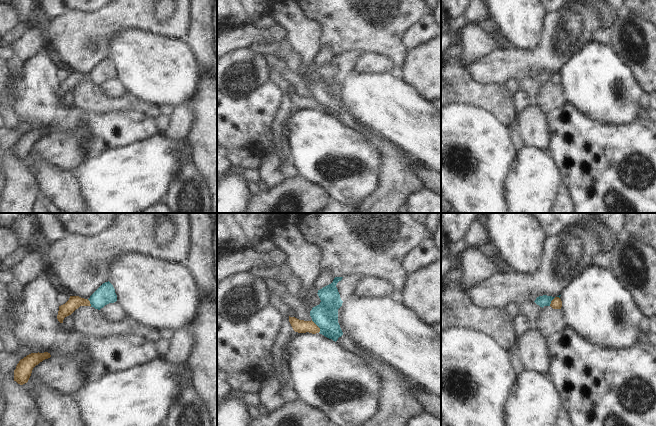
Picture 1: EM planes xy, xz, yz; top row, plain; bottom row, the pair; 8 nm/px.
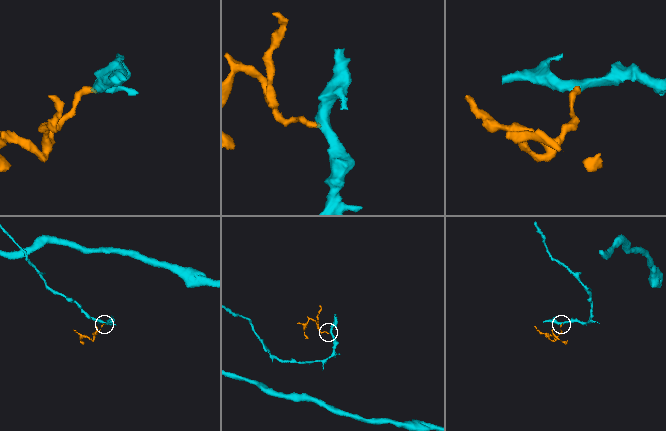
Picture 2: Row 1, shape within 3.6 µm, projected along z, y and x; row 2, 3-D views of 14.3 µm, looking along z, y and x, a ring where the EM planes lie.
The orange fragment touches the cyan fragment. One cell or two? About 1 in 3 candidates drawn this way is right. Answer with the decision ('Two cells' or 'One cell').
Two cells

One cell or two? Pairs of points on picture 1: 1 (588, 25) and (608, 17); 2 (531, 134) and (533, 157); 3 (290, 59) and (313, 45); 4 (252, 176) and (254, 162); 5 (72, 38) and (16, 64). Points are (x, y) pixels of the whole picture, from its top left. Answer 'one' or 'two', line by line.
1: two
2: two
3: two
4: two
5: two

